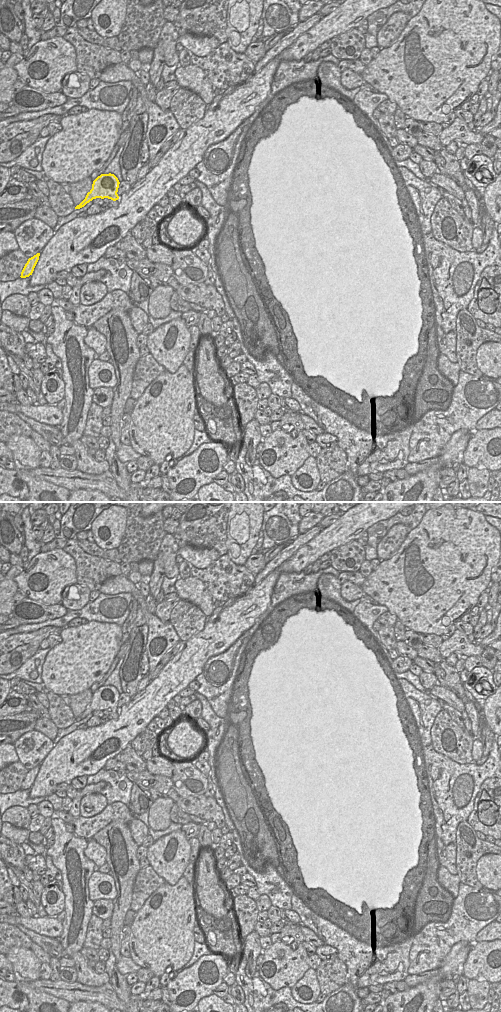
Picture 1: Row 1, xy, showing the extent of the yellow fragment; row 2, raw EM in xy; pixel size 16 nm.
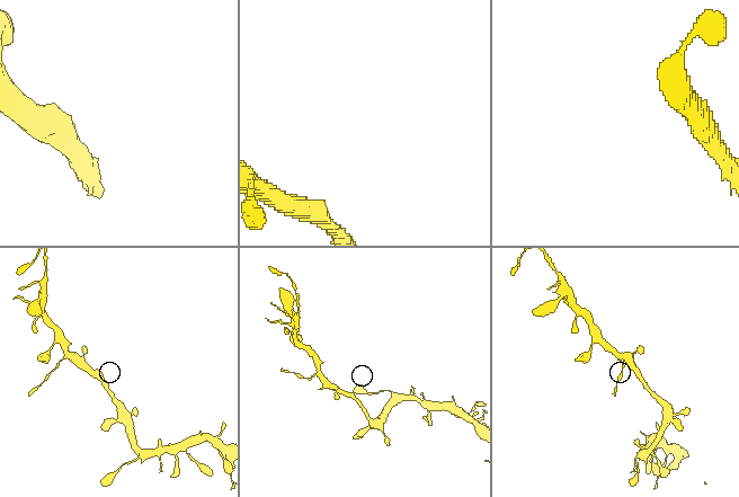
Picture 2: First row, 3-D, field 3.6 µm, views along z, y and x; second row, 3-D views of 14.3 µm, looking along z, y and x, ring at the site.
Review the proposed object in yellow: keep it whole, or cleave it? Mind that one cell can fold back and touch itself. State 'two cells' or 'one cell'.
two cells

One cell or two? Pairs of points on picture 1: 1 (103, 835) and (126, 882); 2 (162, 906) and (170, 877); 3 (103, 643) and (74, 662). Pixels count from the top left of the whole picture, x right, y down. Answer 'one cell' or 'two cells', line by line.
1: one cell
2: two cells
3: one cell

